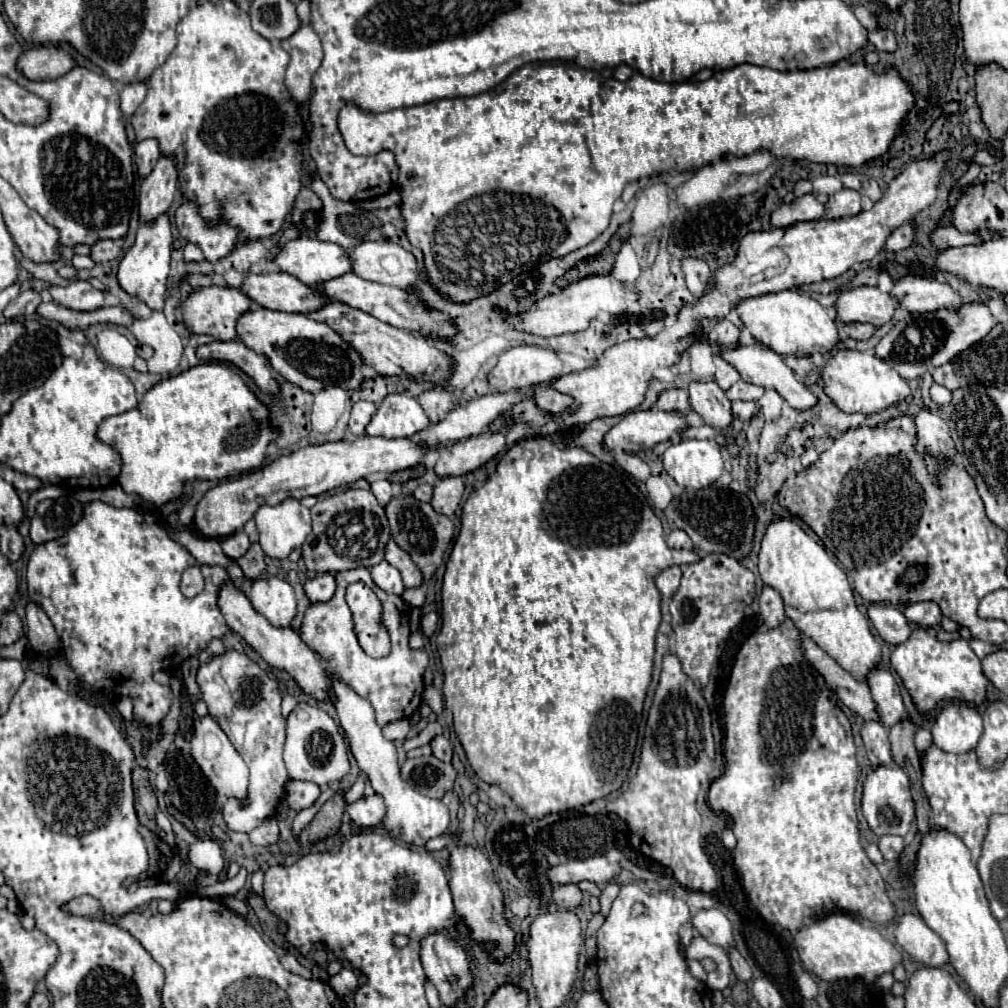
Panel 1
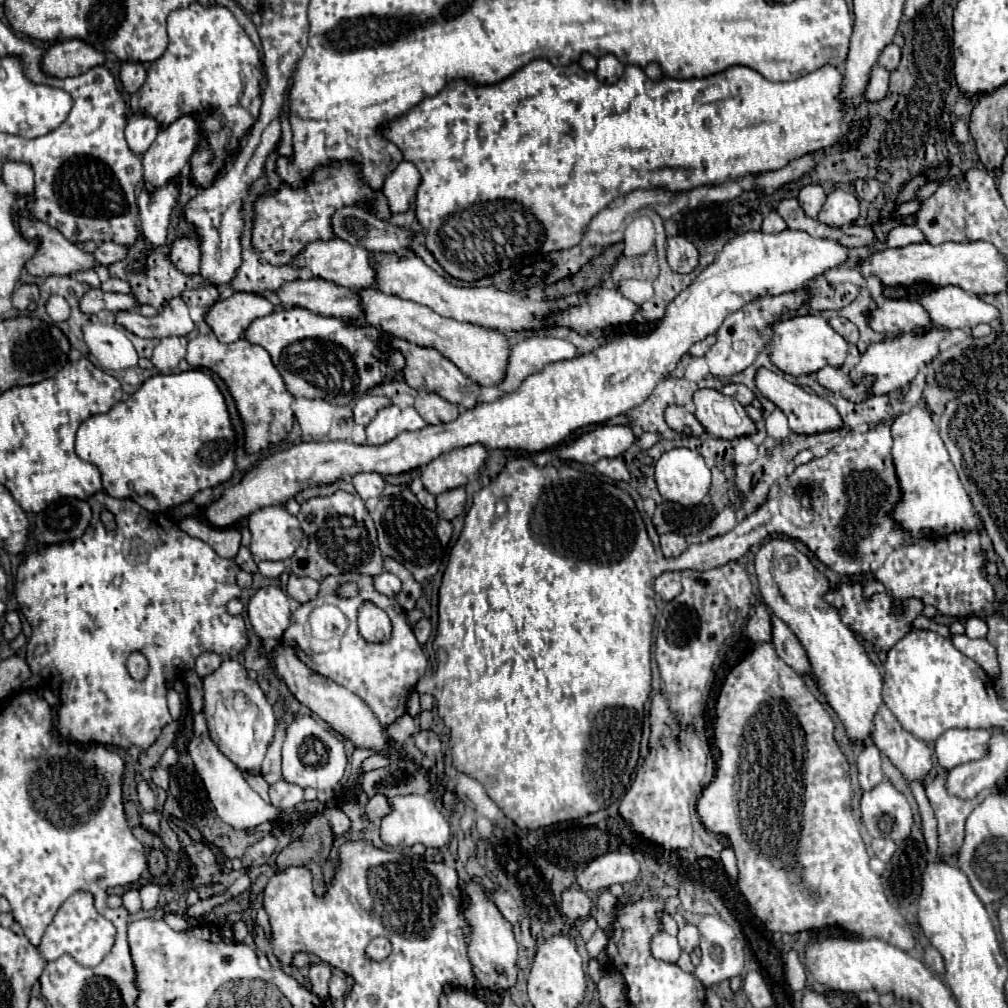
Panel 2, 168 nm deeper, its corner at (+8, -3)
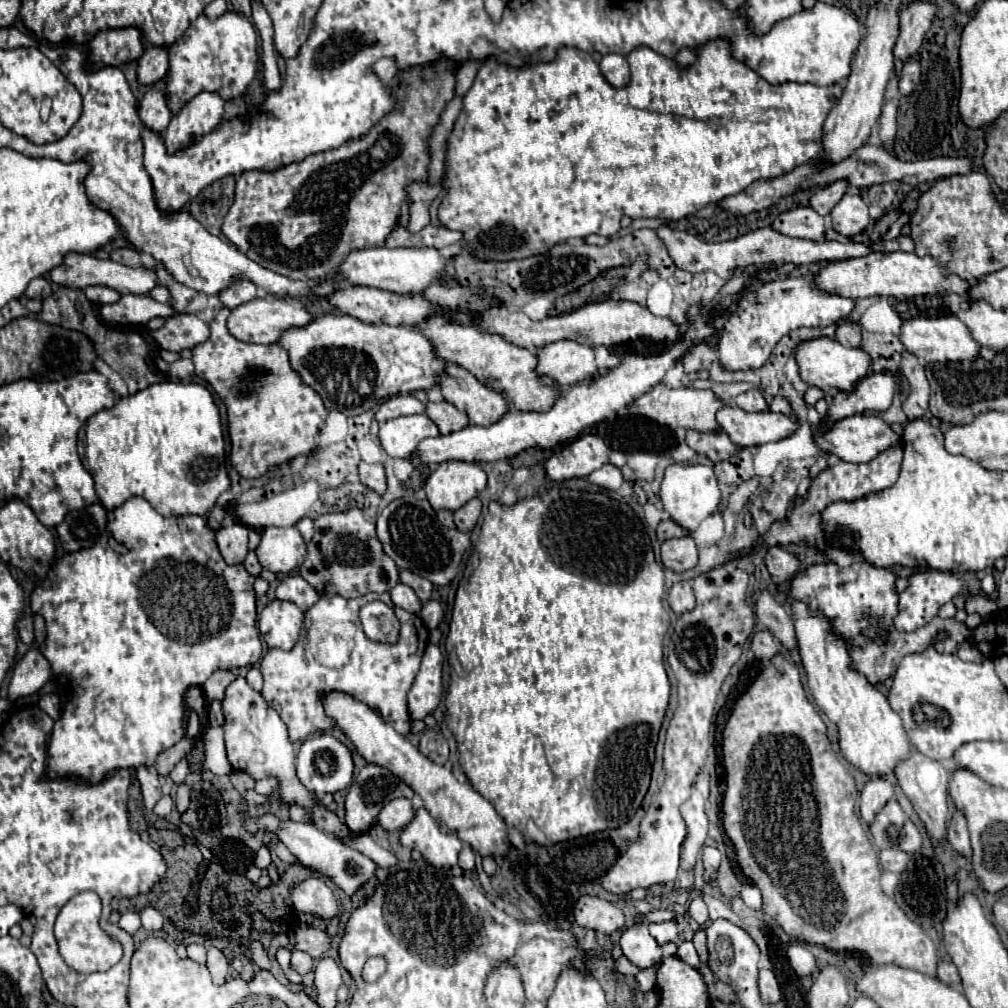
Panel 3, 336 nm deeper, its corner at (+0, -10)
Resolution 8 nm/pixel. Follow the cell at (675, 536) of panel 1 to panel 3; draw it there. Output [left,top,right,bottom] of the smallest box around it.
[662,537,698,573]

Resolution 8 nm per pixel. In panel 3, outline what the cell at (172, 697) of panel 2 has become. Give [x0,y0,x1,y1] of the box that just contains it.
[186,711,201,738]

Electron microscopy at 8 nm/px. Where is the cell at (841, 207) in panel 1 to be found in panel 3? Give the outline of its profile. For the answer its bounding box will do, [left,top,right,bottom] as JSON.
[832,195,870,235]

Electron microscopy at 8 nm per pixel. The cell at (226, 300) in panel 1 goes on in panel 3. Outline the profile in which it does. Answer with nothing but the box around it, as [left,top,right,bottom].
[228,297,314,345]

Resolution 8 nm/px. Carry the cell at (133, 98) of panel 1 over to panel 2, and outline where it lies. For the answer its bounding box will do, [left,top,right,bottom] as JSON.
[120,62,148,94]

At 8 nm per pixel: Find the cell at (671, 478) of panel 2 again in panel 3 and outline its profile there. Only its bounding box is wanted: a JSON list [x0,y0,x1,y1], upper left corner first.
[660,465,720,531]

